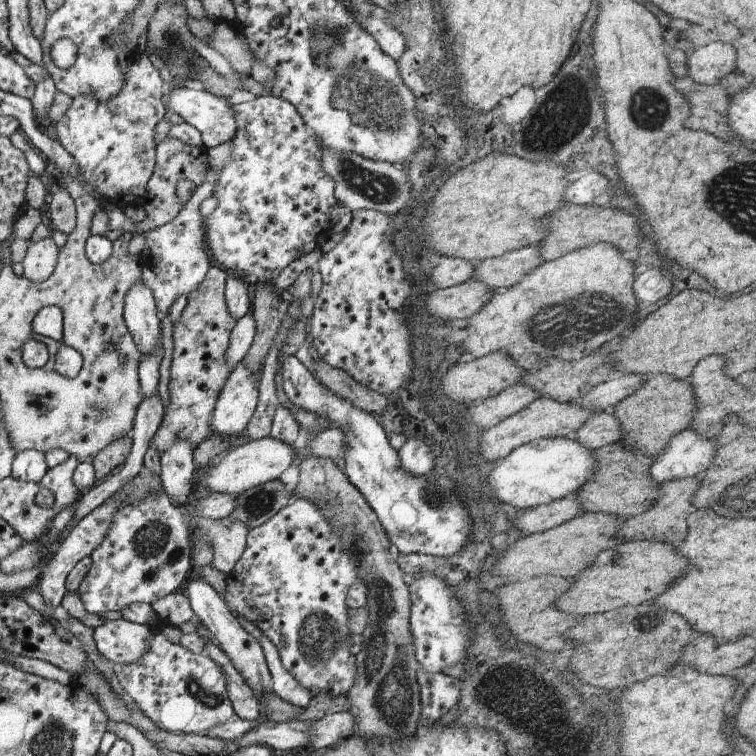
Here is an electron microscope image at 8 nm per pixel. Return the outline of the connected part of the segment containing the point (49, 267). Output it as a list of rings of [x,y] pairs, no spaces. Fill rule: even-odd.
[[[51,236],[35,243],[31,242],[21,262],[24,267],[23,276],[35,283],[48,280],[57,268],[59,249]]]

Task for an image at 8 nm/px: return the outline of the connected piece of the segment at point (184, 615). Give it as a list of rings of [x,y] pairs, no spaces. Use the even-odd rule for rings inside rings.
[[[184,591],[167,594],[151,604],[159,621],[159,626],[171,625],[179,627],[187,620],[195,618],[191,604]]]

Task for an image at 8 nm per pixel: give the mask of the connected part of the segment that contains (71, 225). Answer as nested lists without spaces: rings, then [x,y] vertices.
[[[56,185],[54,196],[50,200],[50,218],[56,230],[69,235],[75,229],[78,222],[77,208],[74,199],[70,196],[67,189]]]

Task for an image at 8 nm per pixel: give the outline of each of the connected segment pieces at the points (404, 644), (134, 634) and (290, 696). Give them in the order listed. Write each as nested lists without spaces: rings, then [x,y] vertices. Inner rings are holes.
[[[308,455],[304,457],[299,466],[299,479],[294,490],[294,498],[302,497],[314,501],[318,508],[326,514],[327,519],[335,528],[343,540],[343,547],[351,548],[351,551],[357,556],[360,562],[359,580],[364,581],[368,586],[369,600],[368,622],[366,623],[363,637],[364,644],[362,650],[356,655],[358,662],[358,678],[352,689],[346,694],[351,703],[349,710],[357,718],[358,726],[355,728],[355,734],[367,739],[401,739],[415,735],[418,732],[418,726],[422,726],[422,689],[419,681],[419,671],[423,670],[421,662],[418,662],[418,649],[415,638],[411,633],[411,615],[413,614],[414,597],[408,594],[408,586],[402,580],[402,574],[398,574],[398,564],[390,556],[389,535],[384,532],[381,520],[378,520],[376,511],[372,510],[361,493],[349,481],[349,477],[344,475],[336,467],[332,459]]]
[[[124,619],[105,620],[94,636],[98,652],[114,664],[138,662],[149,652],[153,627]]]
[[[264,634],[261,641],[261,646],[272,674],[272,692],[287,703],[306,708],[313,697],[311,692],[305,686],[302,686],[300,681],[293,677],[293,674],[290,674],[285,669],[277,646],[274,646],[274,643],[270,642]]]

